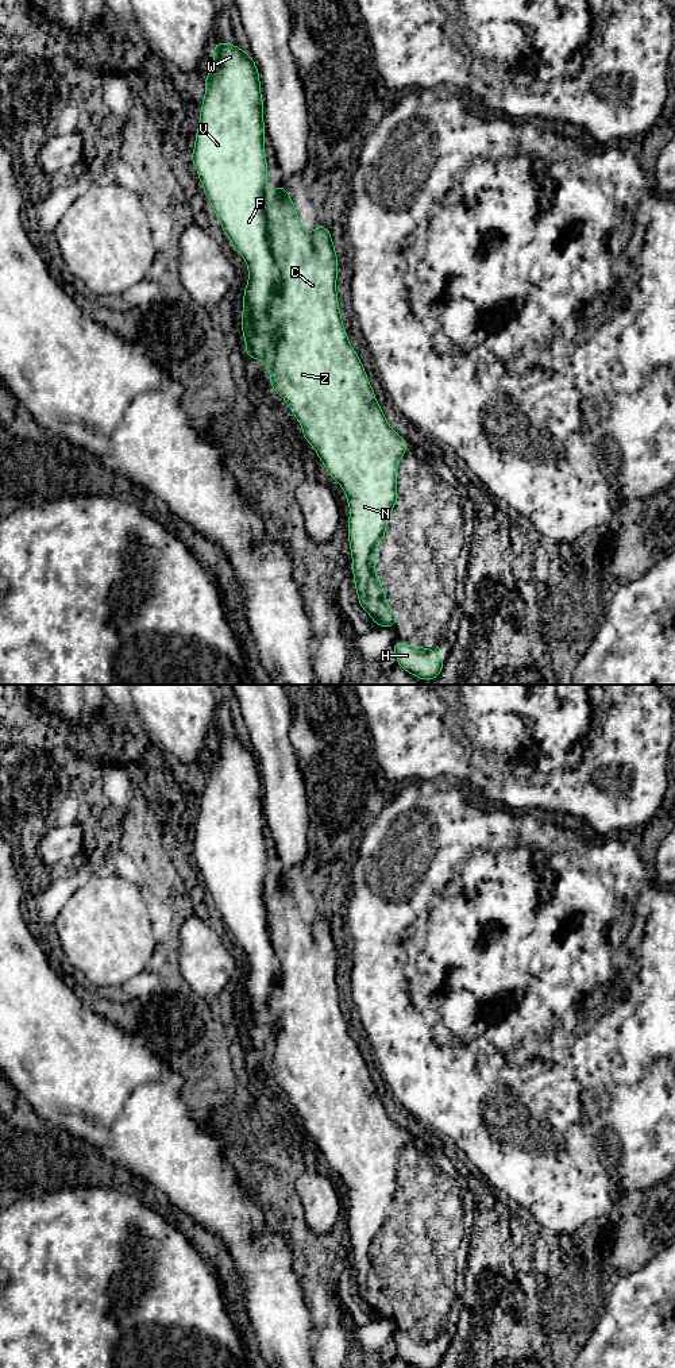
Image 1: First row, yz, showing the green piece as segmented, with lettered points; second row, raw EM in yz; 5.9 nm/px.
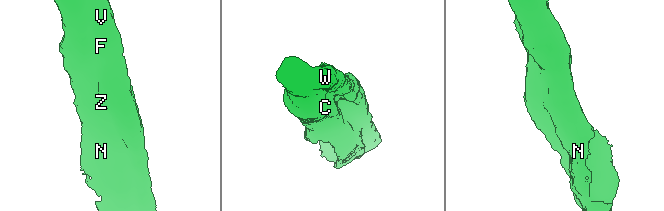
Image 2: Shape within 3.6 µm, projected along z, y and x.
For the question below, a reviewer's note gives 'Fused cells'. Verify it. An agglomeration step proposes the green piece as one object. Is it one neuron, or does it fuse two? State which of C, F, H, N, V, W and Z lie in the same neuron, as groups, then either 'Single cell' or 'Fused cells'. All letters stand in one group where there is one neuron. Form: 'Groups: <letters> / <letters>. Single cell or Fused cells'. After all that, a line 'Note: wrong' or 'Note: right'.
Groups: C F H N V W Z. Single cell
Note: wrong

